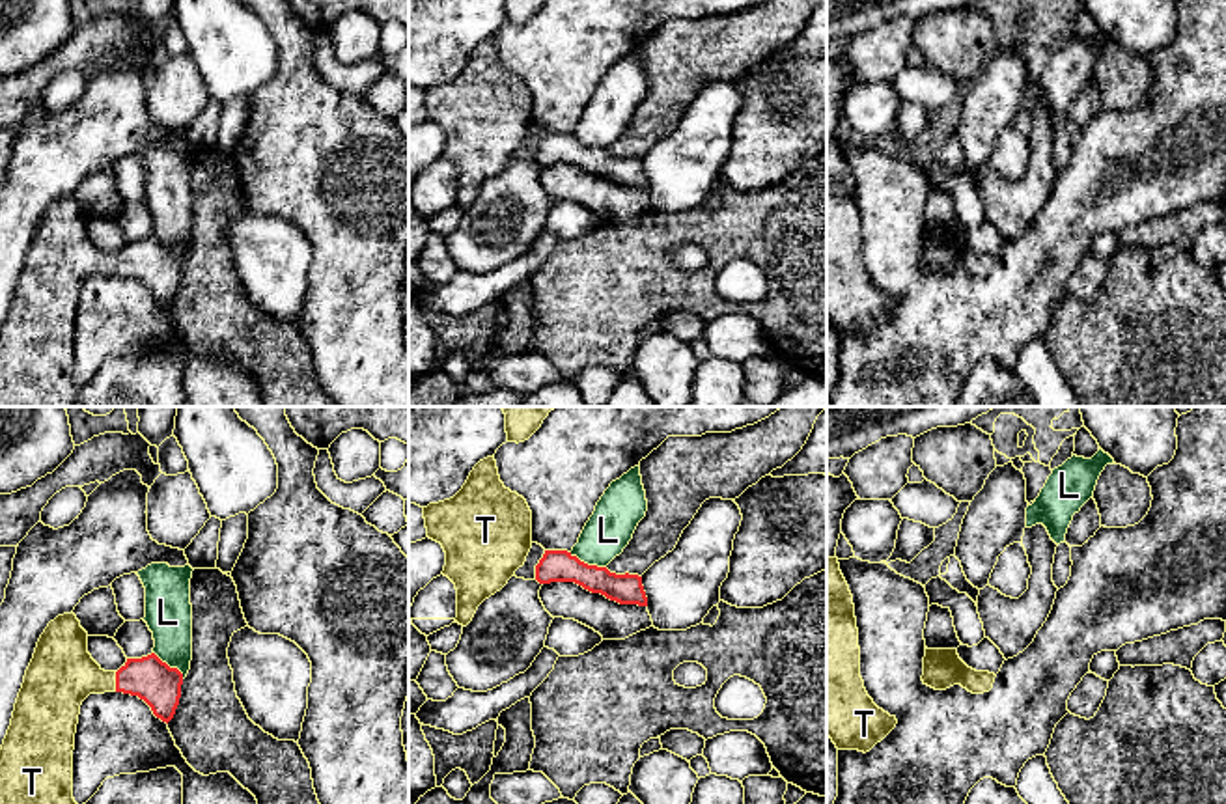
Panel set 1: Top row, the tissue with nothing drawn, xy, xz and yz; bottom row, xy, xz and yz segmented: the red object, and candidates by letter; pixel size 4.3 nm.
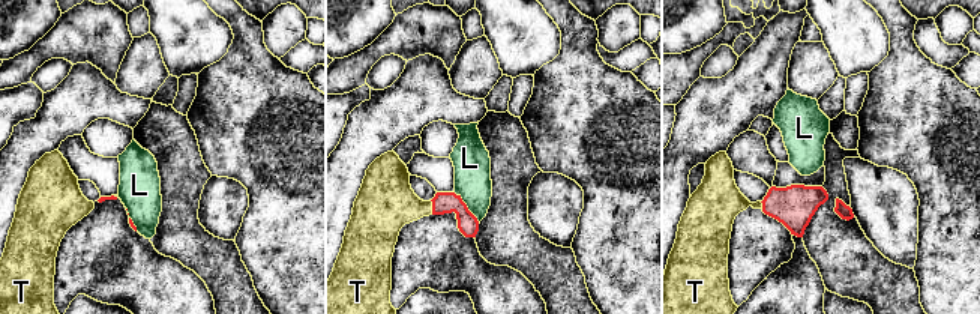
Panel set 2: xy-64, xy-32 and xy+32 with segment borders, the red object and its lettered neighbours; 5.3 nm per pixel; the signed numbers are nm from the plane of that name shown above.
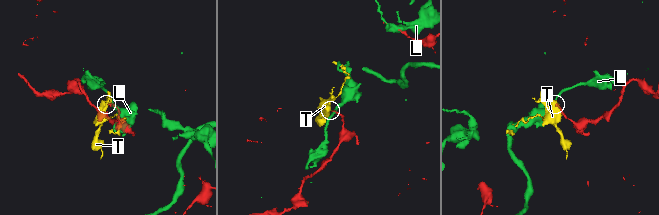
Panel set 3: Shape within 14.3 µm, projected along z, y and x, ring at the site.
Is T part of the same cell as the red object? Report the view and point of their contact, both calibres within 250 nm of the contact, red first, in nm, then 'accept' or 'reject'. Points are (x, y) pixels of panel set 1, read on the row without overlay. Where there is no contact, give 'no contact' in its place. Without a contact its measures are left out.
contact xy (116, 263); calibres 190 and 300 nm; accept

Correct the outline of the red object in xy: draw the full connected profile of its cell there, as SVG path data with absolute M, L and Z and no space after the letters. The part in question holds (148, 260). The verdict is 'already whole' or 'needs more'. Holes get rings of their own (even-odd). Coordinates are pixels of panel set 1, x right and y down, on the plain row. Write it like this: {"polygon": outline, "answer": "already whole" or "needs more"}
{"polygon": "M73 194L50 203L26 252L0 332L0 407L75 407L80 388L73 381L73 326L80 287L90 276L138 278L168 306L179 287L181 267L183 256L155 235L104 254L88 235L88 215Z", "answer": "needs more"}

